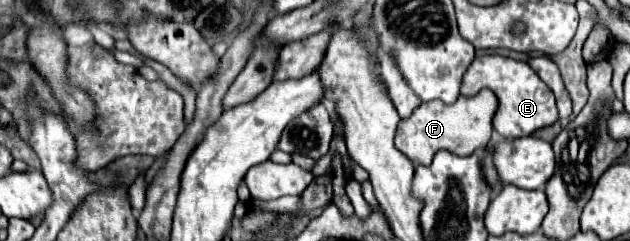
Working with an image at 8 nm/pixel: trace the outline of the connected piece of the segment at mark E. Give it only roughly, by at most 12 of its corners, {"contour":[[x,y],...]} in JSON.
{"contour":[[474,58],[464,96],[498,96],[494,130],[530,136],[558,120],[552,90],[526,62]]}

